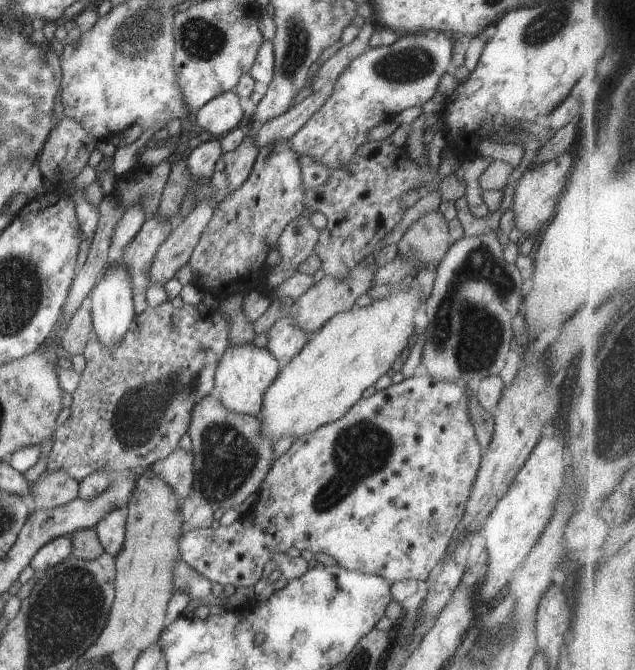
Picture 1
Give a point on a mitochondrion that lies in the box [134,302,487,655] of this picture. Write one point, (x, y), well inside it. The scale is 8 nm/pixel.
(363, 449)

